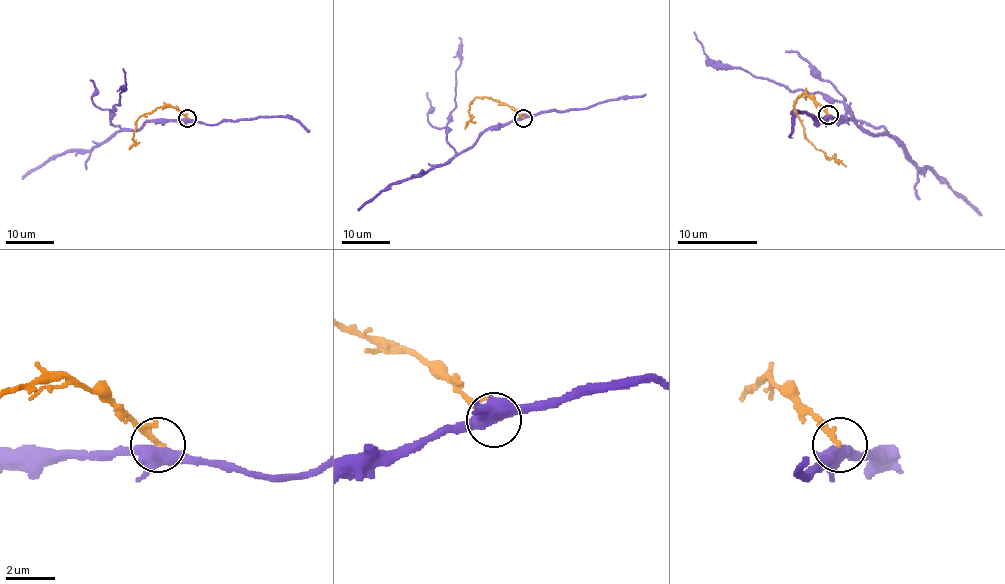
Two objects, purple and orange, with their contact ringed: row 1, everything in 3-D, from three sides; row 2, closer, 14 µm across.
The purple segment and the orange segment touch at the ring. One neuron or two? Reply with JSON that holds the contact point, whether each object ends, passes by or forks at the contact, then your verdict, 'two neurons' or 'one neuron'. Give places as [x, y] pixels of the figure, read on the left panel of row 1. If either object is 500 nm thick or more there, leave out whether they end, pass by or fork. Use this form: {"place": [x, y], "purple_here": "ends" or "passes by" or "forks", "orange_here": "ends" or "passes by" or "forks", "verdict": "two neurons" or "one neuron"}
{"place": [187, 118], "purple_here": "forks", "orange_here": "ends", "verdict": "two neurons"}

